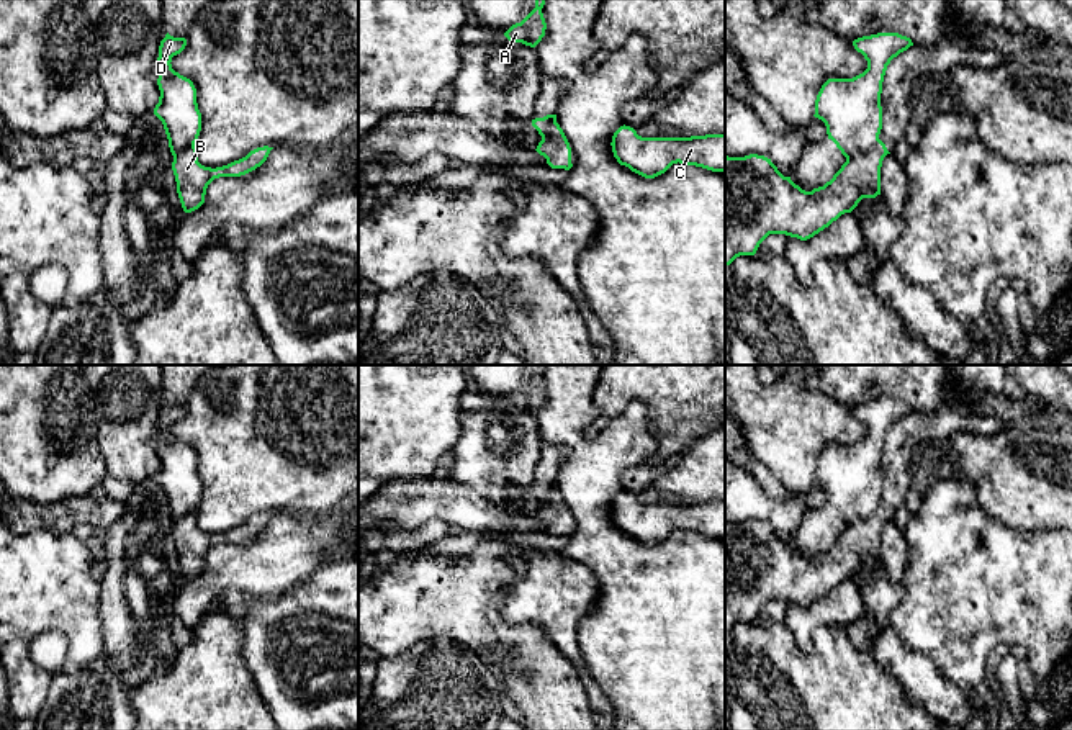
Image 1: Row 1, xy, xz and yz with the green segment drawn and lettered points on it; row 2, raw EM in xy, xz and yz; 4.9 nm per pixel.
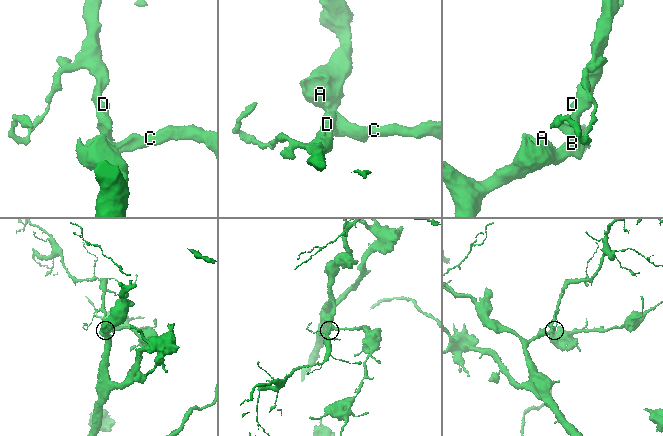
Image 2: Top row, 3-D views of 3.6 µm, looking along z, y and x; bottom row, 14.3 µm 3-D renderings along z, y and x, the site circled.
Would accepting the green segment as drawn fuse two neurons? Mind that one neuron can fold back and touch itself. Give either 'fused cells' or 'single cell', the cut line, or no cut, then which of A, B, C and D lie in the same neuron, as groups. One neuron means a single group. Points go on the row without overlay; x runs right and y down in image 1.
fused cells; cut yz (879, 506), (866, 518), (855, 518), (846, 526); groups A B C / D

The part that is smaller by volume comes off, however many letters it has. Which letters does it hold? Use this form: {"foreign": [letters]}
{"foreign": ["D"]}

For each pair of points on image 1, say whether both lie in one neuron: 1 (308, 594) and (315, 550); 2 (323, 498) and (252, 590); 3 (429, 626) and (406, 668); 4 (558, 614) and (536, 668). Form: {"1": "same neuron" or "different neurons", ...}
{"1": "different neurons", "2": "different neurons", "3": "different neurons", "4": "different neurons"}

